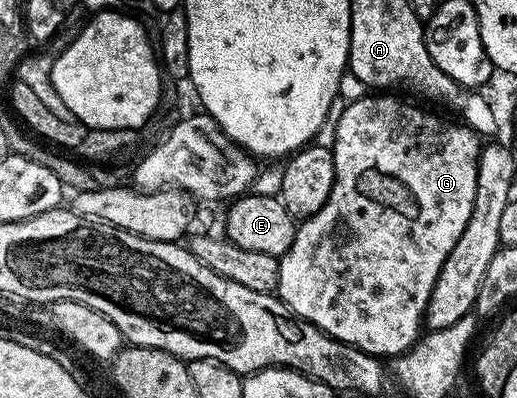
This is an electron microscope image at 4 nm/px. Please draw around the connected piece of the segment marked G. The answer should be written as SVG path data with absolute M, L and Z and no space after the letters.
M367 95L359 101L351 101L346 110L336 117L336 137L334 150L334 186L320 211L316 215L305 218L295 228L292 247L283 253L278 262L278 288L276 295L296 315L308 319L320 331L329 337L340 339L360 351L372 354L379 359L396 358L408 352L424 329L424 318L428 299L432 295L432 287L440 275L440 267L444 267L444 259L456 247L456 239L464 235L464 227L468 227L468 219L472 215L472 203L476 199L476 175L478 174L478 157L482 153L479 134L469 129L465 123L453 125L418 105L409 105L394 95Z

